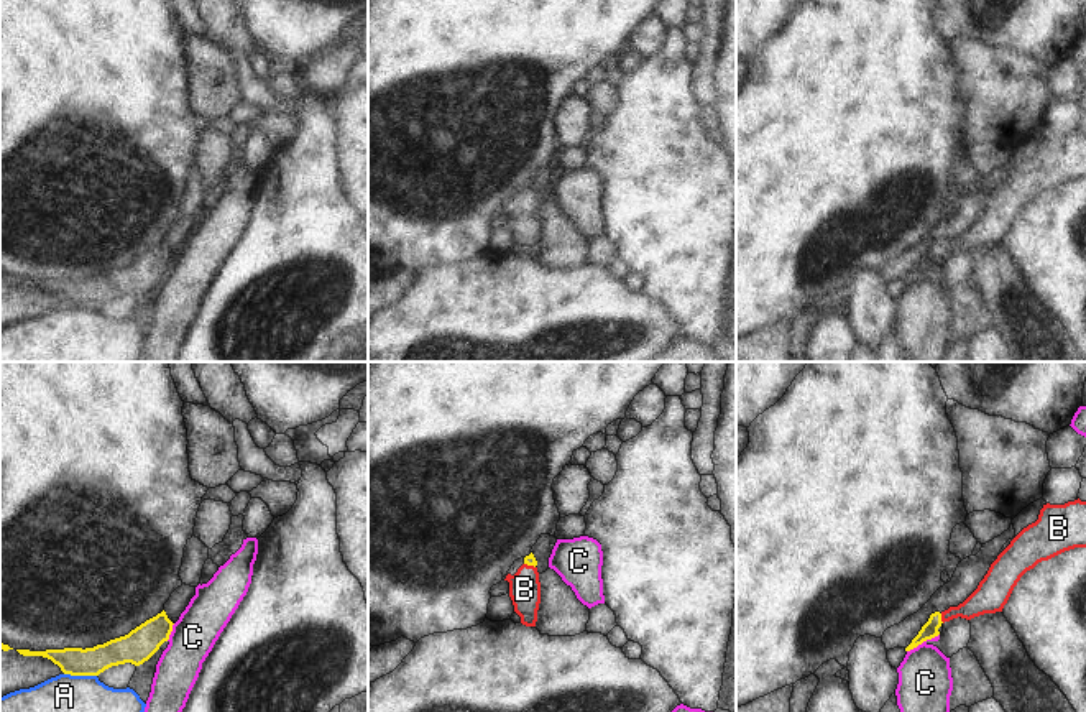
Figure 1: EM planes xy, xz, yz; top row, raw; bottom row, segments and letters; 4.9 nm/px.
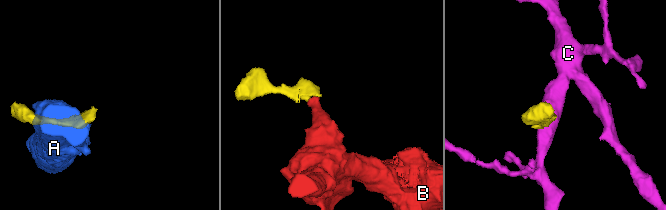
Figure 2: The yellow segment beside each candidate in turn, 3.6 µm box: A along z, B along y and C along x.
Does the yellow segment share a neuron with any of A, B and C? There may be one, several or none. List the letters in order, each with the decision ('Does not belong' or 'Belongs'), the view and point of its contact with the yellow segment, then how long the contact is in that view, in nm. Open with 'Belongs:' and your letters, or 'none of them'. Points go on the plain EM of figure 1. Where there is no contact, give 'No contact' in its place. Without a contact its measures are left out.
Belongs: B
A: Does not belong. Touches yellow at xy (81, 306). Shared border 160 nm
B: Belongs. Touches yellow at yz (940, 250). Shared border 50 nm
C: Does not belong. Touches yellow at yz (922, 273). Shared border 180 nm.

